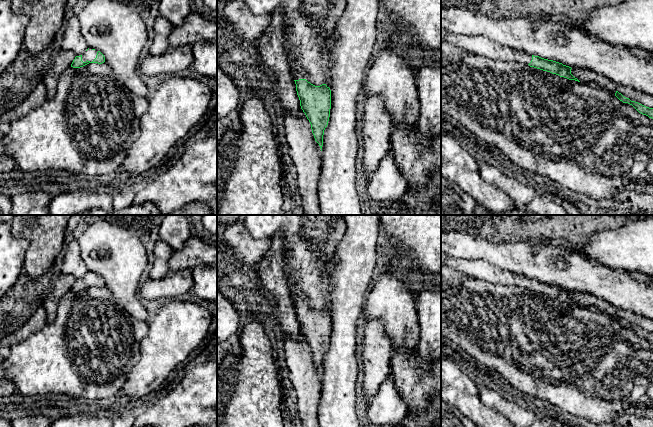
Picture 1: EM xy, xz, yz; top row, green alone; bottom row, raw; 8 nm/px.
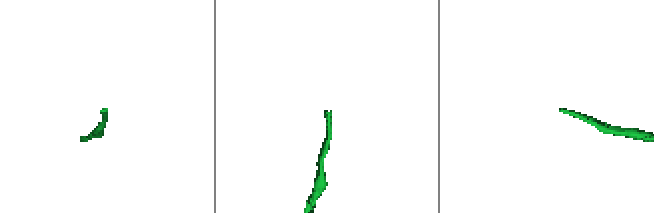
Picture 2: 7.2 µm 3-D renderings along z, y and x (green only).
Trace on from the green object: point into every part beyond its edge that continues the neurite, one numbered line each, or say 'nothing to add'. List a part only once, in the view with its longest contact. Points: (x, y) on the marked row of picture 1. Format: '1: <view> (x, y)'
1: xy (90, 55)

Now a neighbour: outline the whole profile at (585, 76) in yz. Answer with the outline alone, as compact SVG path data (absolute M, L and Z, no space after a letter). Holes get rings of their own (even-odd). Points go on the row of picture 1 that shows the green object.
M572 68L571 74L581 83L594 84L603 90L607 90L613 95L619 91L618 85L610 81L607 77L599 75L593 71L582 68Z

